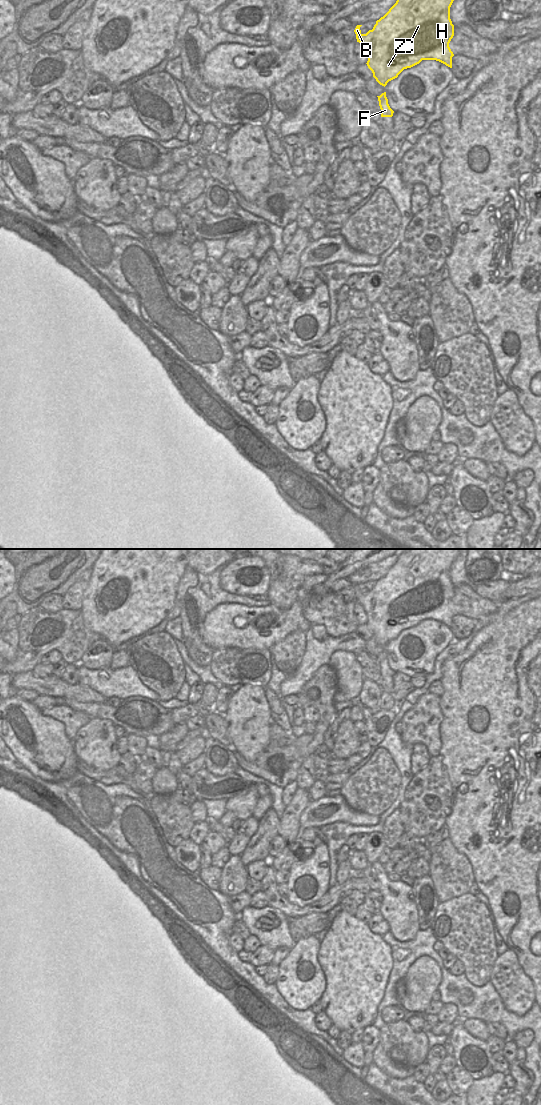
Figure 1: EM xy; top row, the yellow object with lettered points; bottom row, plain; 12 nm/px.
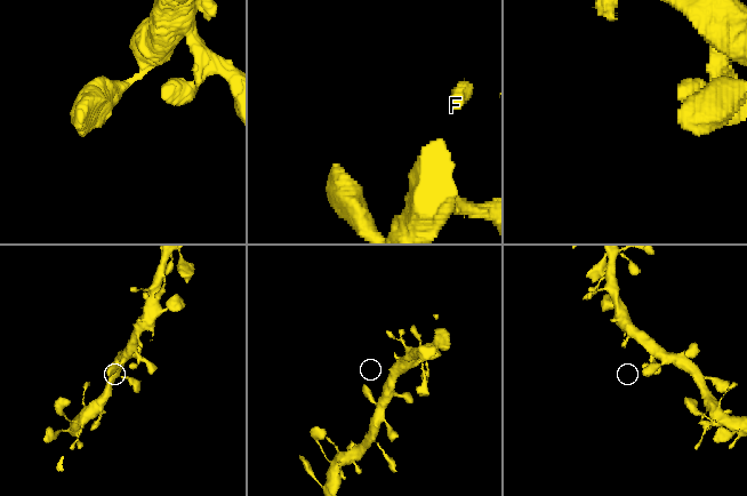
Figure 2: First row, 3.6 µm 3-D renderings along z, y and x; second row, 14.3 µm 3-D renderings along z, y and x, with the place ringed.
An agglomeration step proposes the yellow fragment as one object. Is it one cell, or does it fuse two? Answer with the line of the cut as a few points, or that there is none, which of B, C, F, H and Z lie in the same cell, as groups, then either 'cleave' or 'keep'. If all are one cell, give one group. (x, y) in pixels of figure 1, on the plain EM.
cut none; groups B C F H Z; keep

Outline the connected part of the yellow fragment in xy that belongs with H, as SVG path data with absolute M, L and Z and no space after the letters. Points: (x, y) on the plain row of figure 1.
M407 549L399 552L396 563L376 581L372 590L362 594L357 585L354 592L368 618L367 626L376 641L386 646L407 628L422 620L436 620L452 628L453 612L449 603L454 596L450 567L459 549Z

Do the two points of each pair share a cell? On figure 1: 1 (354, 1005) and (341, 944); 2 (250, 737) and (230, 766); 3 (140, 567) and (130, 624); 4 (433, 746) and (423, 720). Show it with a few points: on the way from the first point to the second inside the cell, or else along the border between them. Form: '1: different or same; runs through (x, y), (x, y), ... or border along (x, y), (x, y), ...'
1: same; runs through (354, 990), (353, 959)
2: different; border along (232, 747), (236, 750)
3: same; runs through (134, 581), (130, 594), (130, 610)
4: same; runs through (432, 740), (425, 726)

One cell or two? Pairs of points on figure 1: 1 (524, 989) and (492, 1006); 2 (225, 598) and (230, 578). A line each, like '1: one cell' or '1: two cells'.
1: two cells
2: two cells

